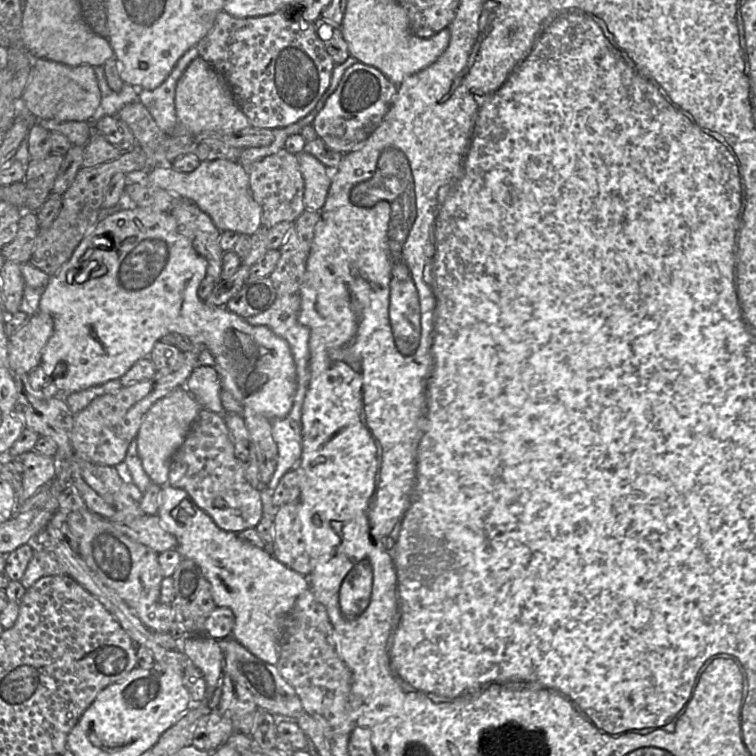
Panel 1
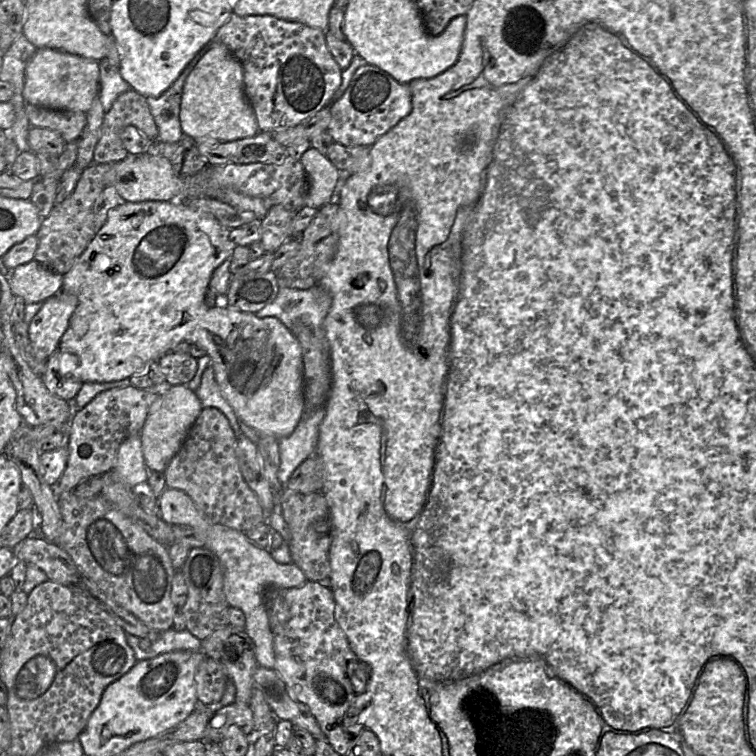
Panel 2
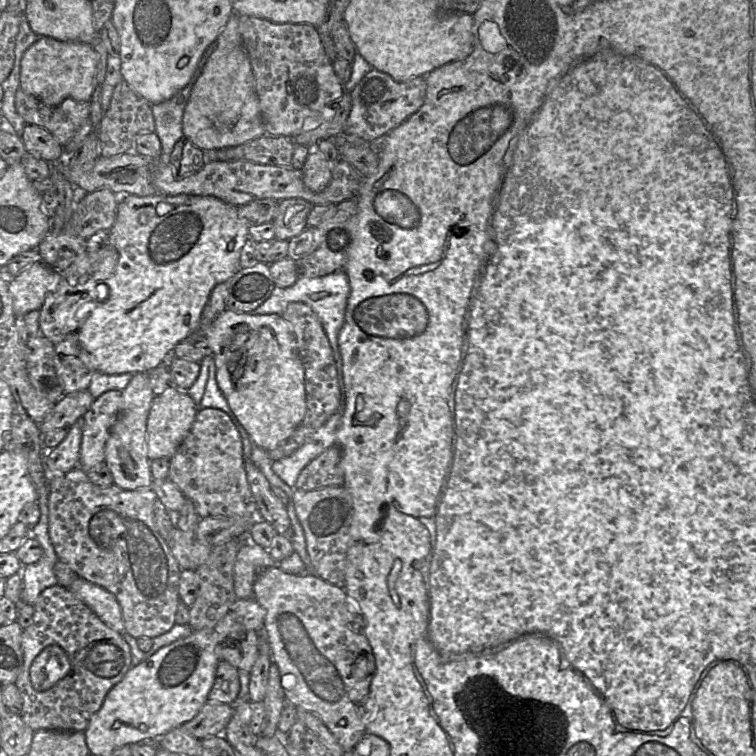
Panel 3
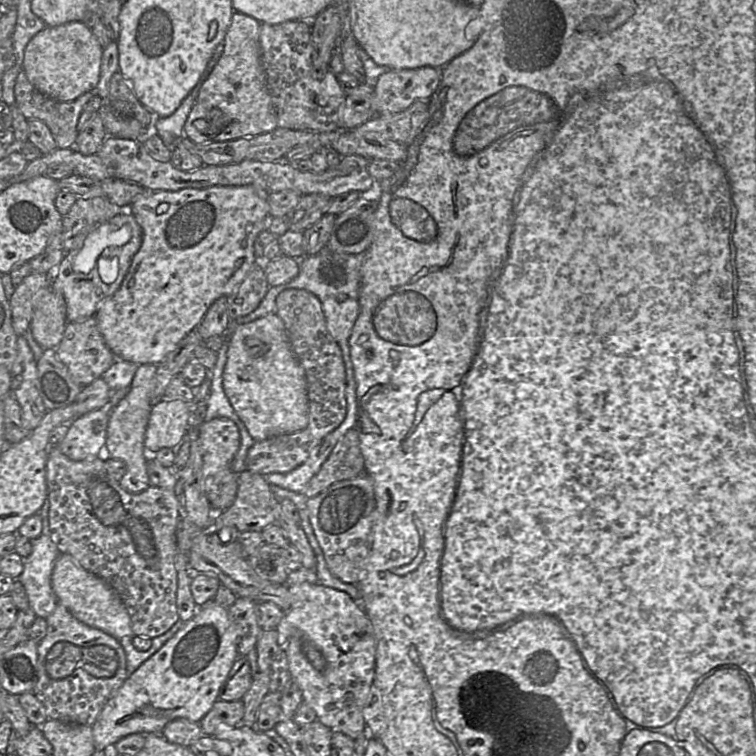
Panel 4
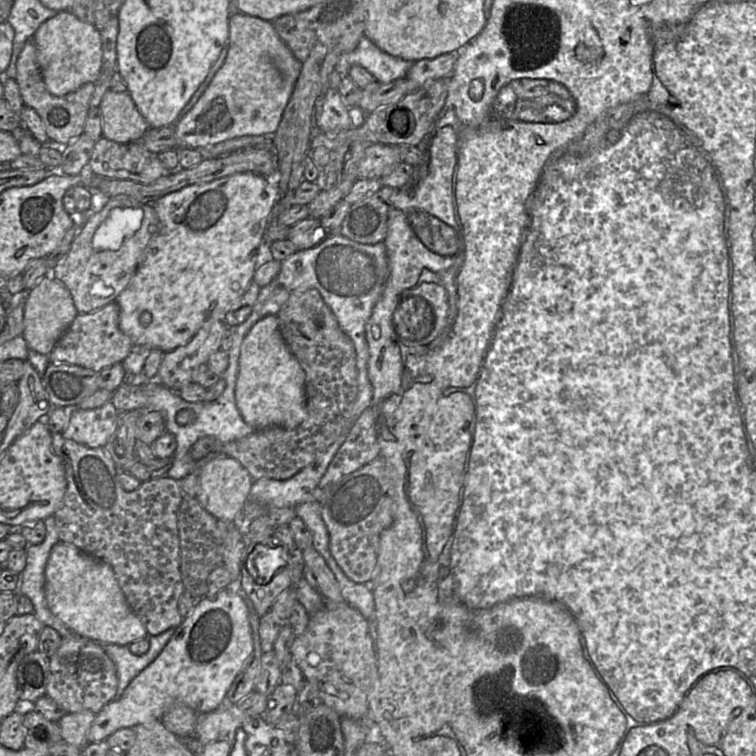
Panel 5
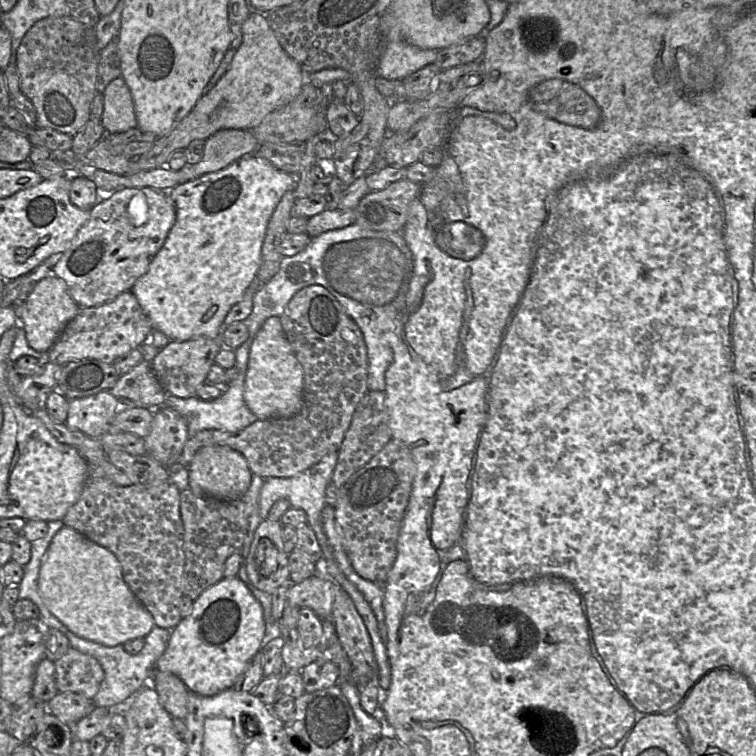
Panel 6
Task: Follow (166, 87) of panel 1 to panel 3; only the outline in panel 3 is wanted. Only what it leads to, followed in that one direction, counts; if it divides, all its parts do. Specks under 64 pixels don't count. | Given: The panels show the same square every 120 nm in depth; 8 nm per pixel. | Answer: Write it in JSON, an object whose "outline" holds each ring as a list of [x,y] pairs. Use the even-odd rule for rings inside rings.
{"outline":[[[197,68],[190,82],[169,100],[151,105],[155,132],[161,142],[162,154],[169,155],[176,142],[184,136],[182,128],[184,109],[201,72],[202,69]]]}

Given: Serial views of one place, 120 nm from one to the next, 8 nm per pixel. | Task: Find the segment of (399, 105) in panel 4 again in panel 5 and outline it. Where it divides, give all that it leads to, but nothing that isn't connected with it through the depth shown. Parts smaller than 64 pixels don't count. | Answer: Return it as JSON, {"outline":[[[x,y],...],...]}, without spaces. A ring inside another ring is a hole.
{"outline":[[[459,51],[441,54],[435,58],[424,58],[414,62],[405,78],[422,87],[427,81],[450,76],[459,57]]]}

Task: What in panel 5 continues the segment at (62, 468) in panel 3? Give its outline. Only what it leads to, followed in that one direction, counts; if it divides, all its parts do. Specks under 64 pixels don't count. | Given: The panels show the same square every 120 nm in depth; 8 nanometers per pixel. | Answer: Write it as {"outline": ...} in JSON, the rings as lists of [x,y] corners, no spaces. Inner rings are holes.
{"outline":[[[111,401],[94,409],[74,407],[62,434],[90,448],[104,447],[116,429],[118,417]]]}

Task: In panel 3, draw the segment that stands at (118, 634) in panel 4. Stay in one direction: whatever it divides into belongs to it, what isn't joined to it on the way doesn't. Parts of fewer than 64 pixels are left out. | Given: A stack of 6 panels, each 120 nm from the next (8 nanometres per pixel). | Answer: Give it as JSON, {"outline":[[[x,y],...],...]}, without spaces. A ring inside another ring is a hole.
{"outline":[[[81,577],[76,578],[67,589],[84,602],[108,627],[119,633],[124,632],[121,607],[112,593]]]}

